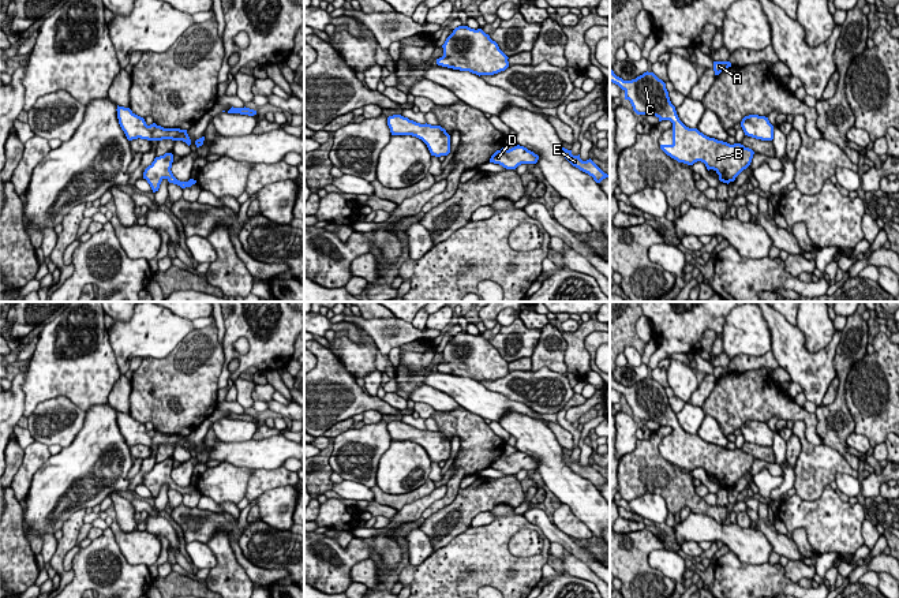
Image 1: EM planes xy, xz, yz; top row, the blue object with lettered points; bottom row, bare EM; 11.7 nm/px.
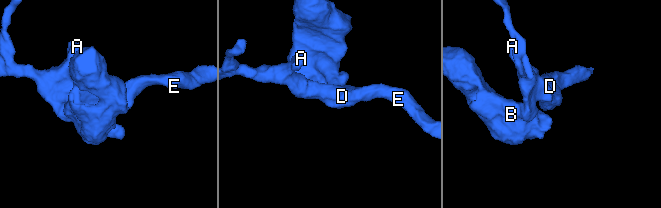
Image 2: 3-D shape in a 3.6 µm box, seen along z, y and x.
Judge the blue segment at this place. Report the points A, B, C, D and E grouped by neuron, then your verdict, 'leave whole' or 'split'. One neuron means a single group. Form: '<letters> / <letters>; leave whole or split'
A B C D E; leave whole

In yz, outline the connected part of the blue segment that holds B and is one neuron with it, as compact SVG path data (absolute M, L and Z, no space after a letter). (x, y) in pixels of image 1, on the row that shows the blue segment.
M610 68L610 82L618 85L625 91L637 115L653 115L662 120L673 123L673 143L660 145L660 149L688 165L697 161L705 164L707 169L713 169L723 183L734 182L746 169L754 152L741 143L730 145L715 138L709 138L697 128L686 127L678 117L675 106L671 104L666 83L653 72L644 72L632 81L623 81Z

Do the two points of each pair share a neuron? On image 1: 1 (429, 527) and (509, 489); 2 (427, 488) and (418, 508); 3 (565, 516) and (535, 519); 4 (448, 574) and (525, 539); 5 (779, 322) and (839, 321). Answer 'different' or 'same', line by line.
1: same
2: different
3: different
4: different
5: different

